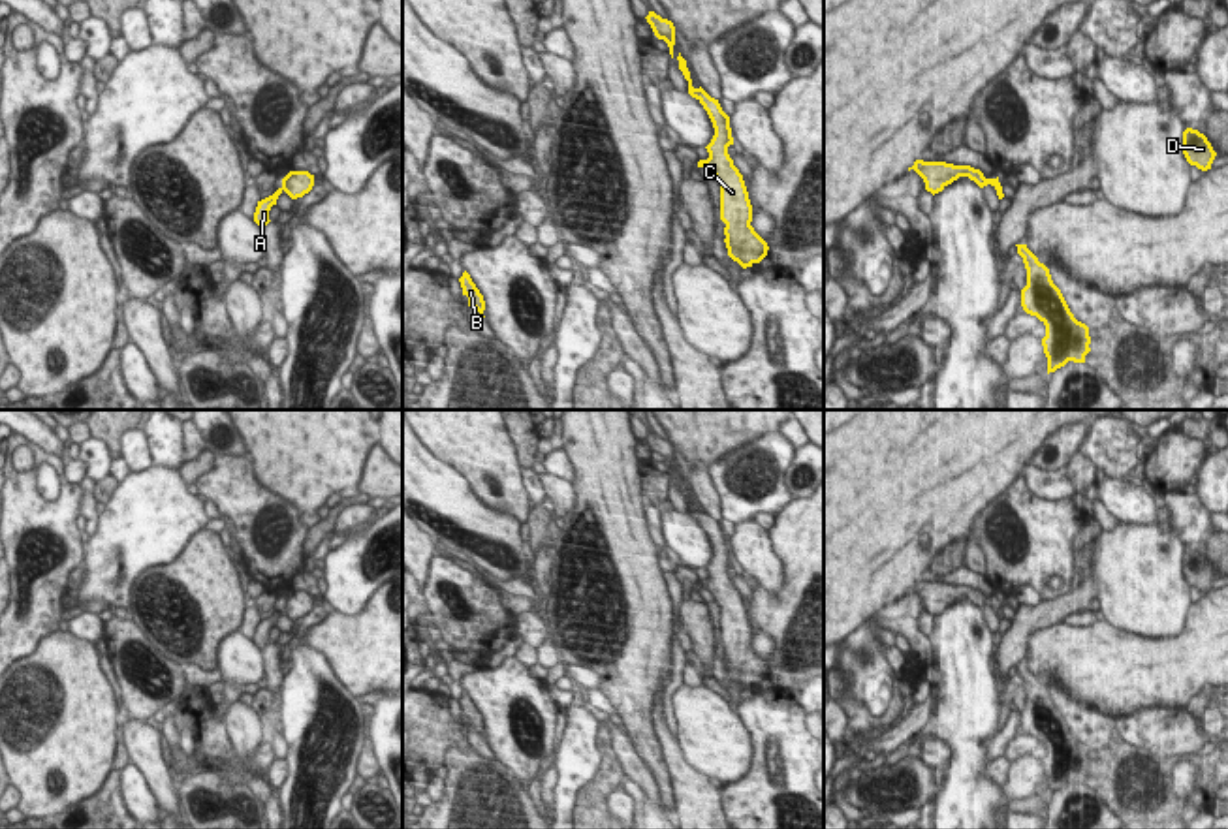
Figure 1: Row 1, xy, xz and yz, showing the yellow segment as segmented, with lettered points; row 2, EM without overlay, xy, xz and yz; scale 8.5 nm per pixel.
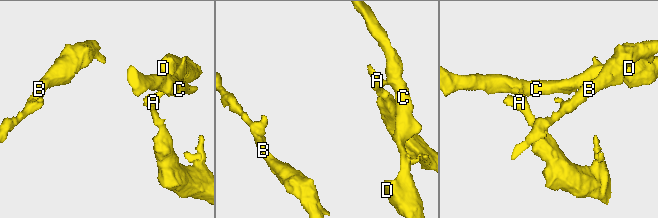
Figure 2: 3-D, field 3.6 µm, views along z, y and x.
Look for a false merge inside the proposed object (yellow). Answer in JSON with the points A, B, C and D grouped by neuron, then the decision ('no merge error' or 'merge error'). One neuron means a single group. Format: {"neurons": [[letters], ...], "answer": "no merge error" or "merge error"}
{"neurons": [["A"], ["B", "C", "D"]], "answer": "merge error"}

